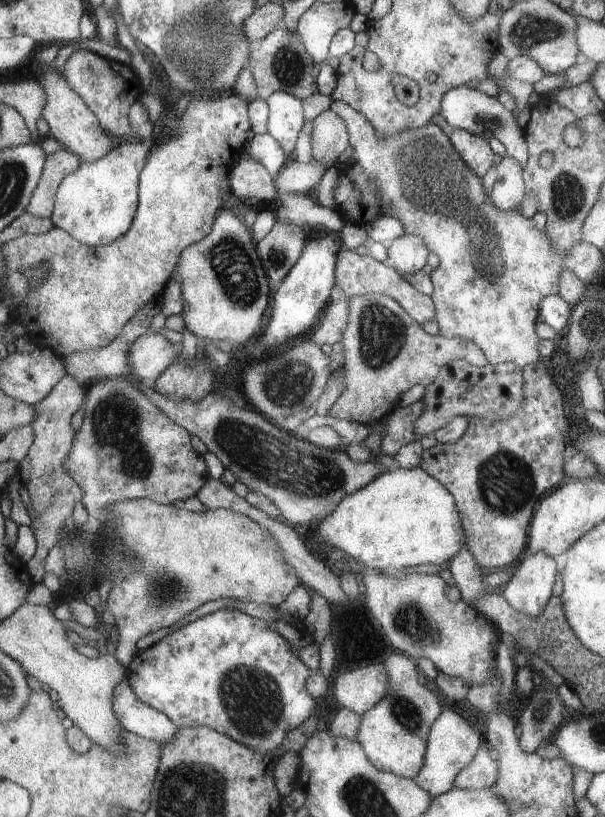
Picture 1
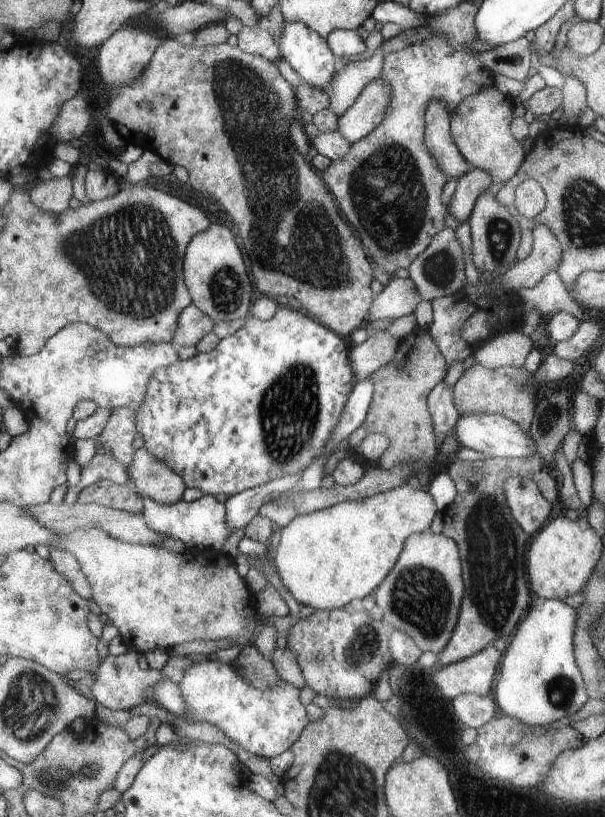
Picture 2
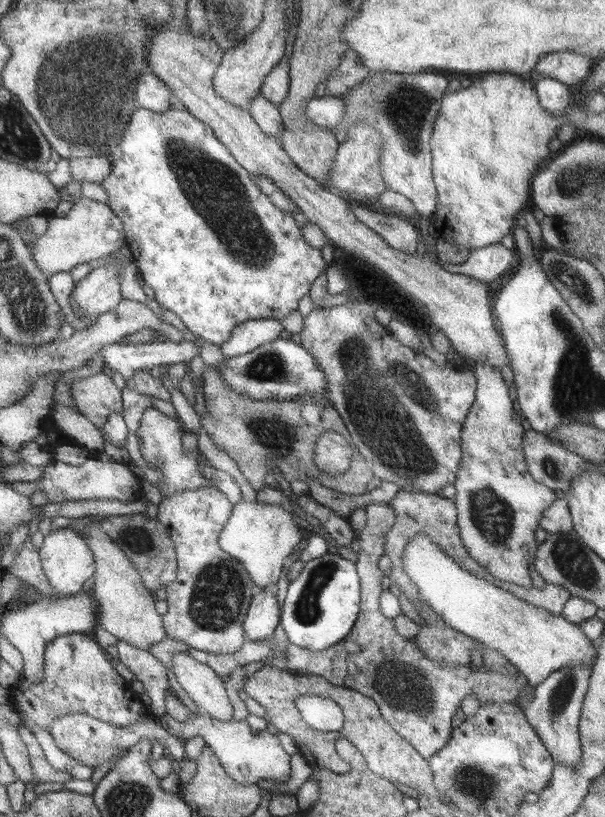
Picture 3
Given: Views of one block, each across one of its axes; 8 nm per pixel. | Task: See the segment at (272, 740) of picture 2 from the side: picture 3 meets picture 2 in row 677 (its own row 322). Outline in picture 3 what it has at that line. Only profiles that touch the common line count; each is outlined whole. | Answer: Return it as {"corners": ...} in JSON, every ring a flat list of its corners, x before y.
{"corners":[[173,106,169,112,163,112,163,114,151,112,147,108,137,108,129,120,129,126,127,126,121,142,115,148,111,148,111,156,113,156,111,172,101,182,101,186,107,192,107,206,115,212,115,216,119,216,123,220,123,230,125,230,125,240,127,240,125,244,131,250,133,264,137,266,137,274,143,278,145,284,149,284,153,288,155,302,159,304,159,308,167,308,173,314,177,314,181,318,181,322,187,326,187,330,191,330,191,334,195,334,197,338,203,338,203,340,219,346,231,336,231,330,241,322,261,320,261,318,273,318,273,320,285,318,289,312,297,310,295,306,297,306,299,298,309,294,313,280,325,270,323,254,319,254,321,250,307,246,307,242,303,240,293,218,289,214,283,214,283,210,279,210,269,200,269,196,257,188,251,174,247,174,247,170,243,170,243,166,239,166,239,162,231,156,227,146,223,142,219,142,219,138,213,134,213,130,207,124,203,124,199,118,191,116,185,108]]}

